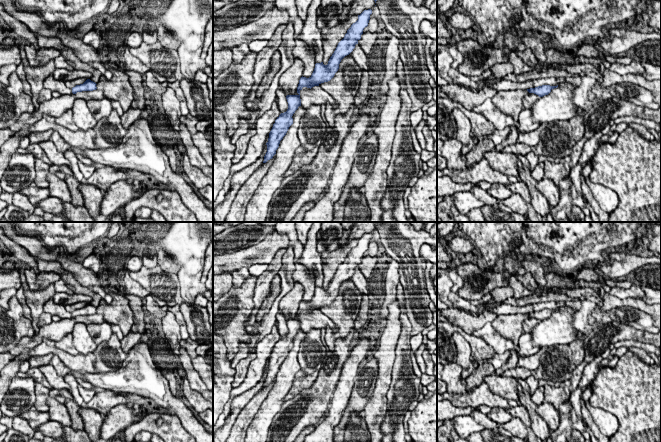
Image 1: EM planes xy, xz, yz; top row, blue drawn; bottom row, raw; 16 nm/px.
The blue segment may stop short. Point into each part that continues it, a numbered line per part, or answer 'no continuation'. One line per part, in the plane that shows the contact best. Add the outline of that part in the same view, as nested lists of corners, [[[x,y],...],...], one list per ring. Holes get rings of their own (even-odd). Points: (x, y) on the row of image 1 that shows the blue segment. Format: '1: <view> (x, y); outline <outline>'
no continuation

